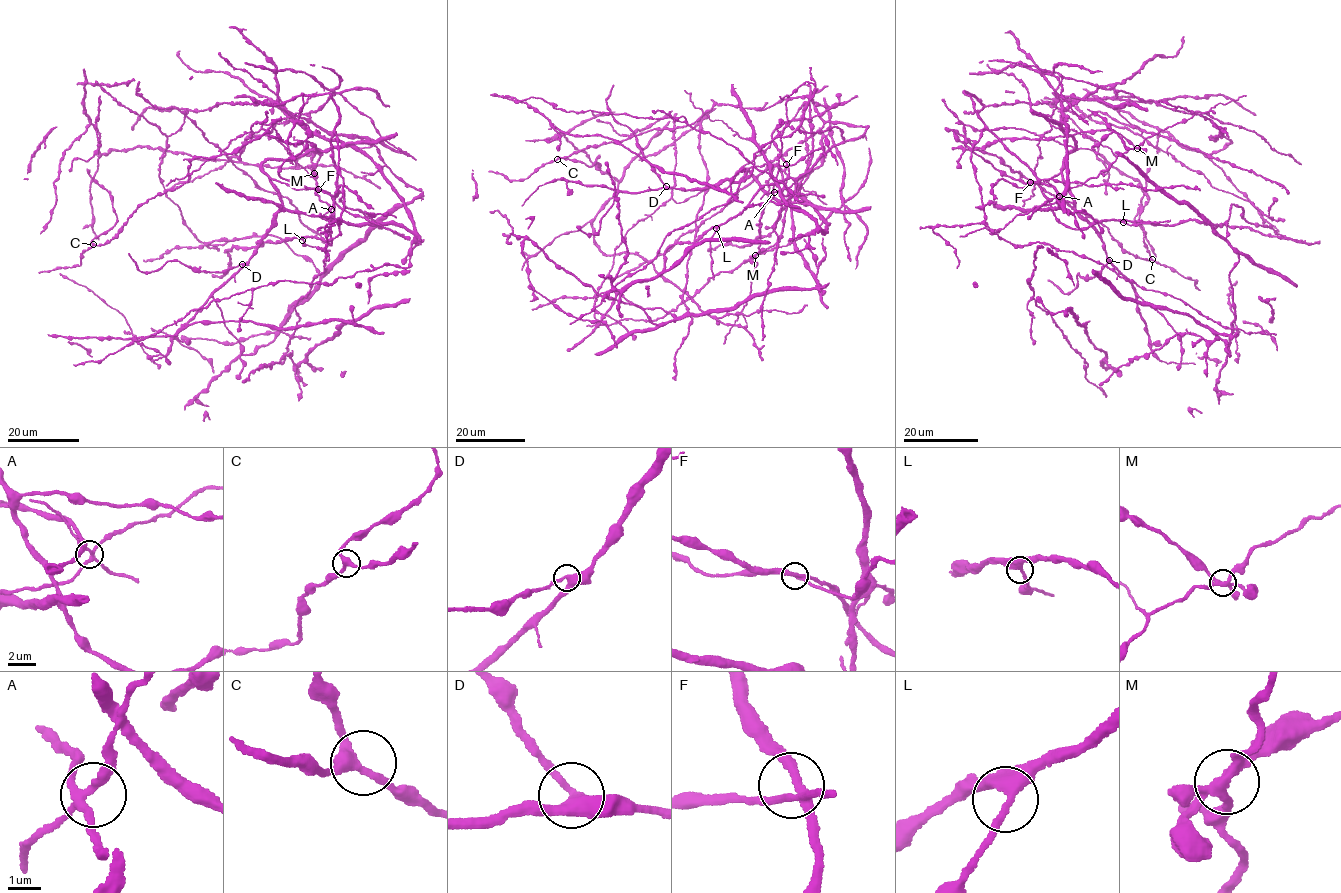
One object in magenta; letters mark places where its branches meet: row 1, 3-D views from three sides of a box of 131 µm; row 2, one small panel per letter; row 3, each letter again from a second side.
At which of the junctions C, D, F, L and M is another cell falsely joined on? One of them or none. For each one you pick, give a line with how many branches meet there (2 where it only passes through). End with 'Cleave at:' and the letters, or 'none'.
M: branches 4
Cleave at: M

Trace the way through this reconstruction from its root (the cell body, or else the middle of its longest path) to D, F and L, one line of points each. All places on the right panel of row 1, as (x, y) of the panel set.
D: (1130, 149), (1134, 145), (1115, 131), (1080, 131), (1072, 135), (1076, 143), (1063, 160), (1063, 181), (1109, 260)
F: (1130, 149), (1119, 154), (1096, 177), (1060, 195), (1052, 186), (1030, 182)
L: (1130, 149), (1098, 176), (1067, 190), (1051, 204), (1056, 219), (1071, 228), (1081, 229), (1105, 220), (1123, 222)

